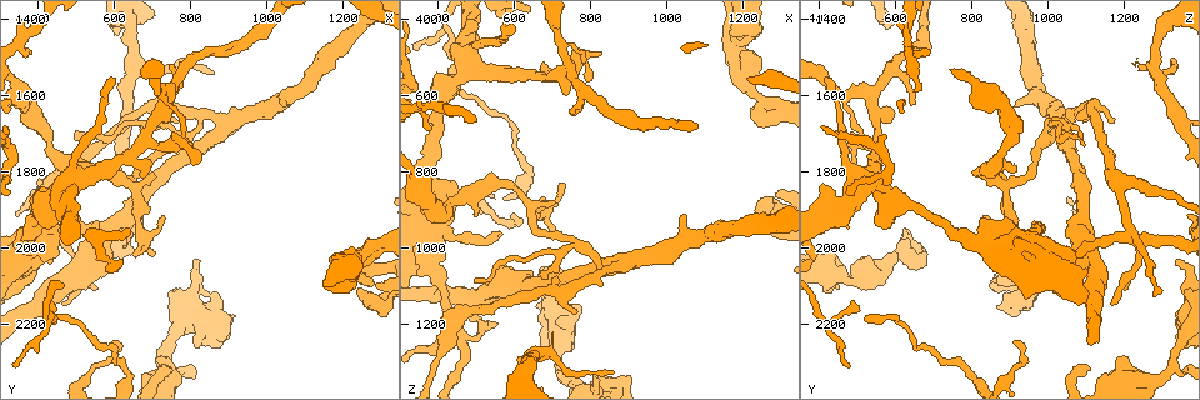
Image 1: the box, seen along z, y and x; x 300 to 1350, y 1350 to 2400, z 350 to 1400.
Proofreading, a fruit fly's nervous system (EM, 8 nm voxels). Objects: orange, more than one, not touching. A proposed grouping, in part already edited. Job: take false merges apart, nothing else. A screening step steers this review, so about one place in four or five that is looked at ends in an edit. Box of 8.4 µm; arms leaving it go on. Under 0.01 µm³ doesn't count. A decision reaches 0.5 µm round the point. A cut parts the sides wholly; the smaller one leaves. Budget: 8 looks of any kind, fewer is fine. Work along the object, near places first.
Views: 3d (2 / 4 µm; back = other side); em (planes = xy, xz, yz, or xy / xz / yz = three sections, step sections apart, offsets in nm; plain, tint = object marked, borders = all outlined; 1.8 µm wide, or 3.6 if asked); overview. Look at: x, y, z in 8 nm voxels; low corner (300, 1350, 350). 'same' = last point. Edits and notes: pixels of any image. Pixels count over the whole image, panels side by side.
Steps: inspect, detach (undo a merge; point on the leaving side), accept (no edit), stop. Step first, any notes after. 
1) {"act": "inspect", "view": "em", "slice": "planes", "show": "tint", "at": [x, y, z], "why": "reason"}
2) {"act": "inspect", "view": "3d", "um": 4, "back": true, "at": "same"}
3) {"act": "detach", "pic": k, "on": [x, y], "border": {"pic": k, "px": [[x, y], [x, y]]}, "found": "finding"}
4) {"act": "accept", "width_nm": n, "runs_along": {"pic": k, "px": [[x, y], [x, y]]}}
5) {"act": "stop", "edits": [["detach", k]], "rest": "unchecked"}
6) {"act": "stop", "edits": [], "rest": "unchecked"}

{"act": "inspect", "view": "3d", "um": 4, "at": [380, 2010, 970], "why": "sudden change in width"}

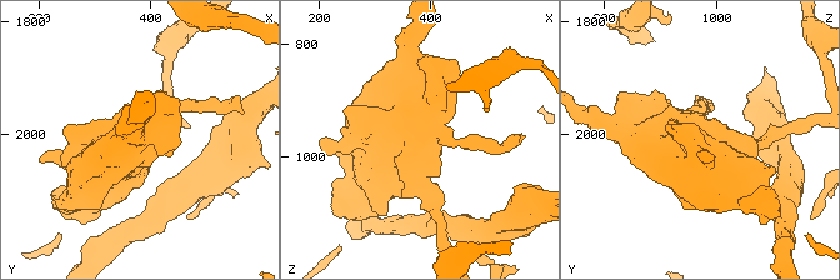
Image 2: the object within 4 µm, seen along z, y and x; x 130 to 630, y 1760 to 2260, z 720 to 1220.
{"act": "inspect", "view": "em", "um": 3.6, "slice": "planes", "show": "tint", "at": "same"}

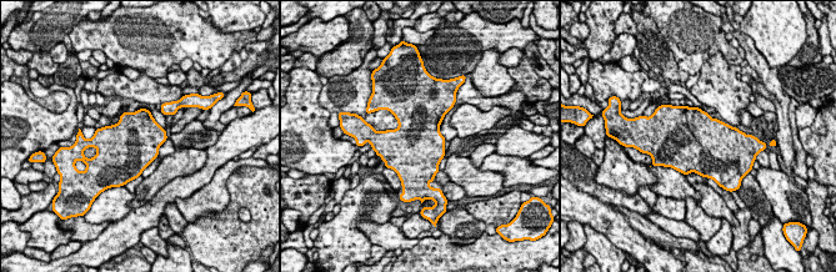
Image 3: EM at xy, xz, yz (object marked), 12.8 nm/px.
{"act": "accept", "found": "continuous, no second neuron"}

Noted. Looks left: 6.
{"act": "inspect", "view": "em", "slice": "planes", "show": "borders", "at": [650, 1835, 900], "why": "branch point"}

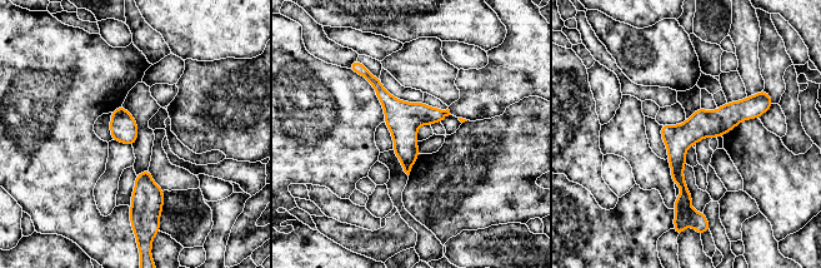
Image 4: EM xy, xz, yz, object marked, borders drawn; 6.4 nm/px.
{"act": "accept", "runs_along": {"pic": 4, "px": [[756, 98], [677, 148], [685, 208]]}, "found": "one neuron here"}

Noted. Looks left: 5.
{"act": "inspect", "view": "3d", "um": 2, "at": [825, 1650, 1075], "why": "thin neck"}

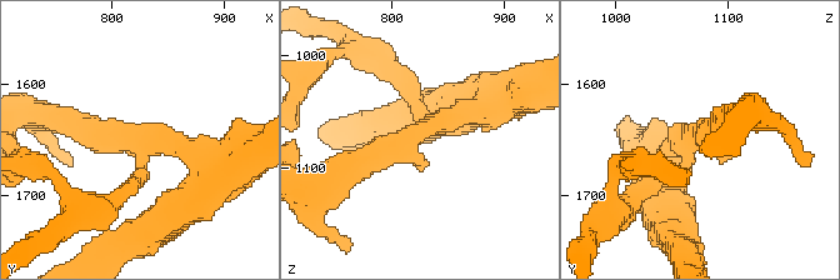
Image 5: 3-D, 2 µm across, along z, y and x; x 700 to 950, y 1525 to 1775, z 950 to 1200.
{"act": "inspect", "view": "em", "slice": "planes", "show": "tint", "at": [822, 1652, 1076], "arms": 3, "arm_widths_nm": [200, 200, 280], "why": "now the EM"}

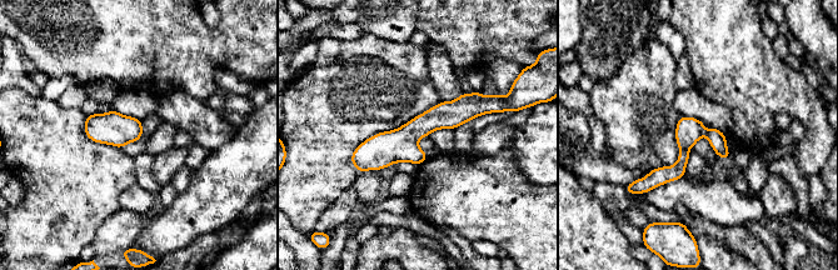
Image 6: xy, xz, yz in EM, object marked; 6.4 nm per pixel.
{"act": "detach", "pic": 6, "on": [658, 176], "width_nm": 170, "part_leaving": {"pic": 6, "px": [[686, 154], [672, 173], [641, 185]]}, "found": "a second neuron is stuck on"}

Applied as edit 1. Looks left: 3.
{"act": "inspect", "view": "3d", "um": 2, "at": [675, 1735, 555], "why": "three arms meet"}

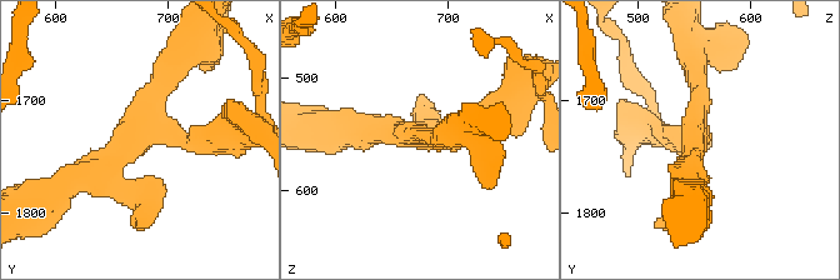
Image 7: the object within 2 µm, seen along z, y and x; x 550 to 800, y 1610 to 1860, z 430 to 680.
{"act": "inspect", "view": "em", "slice": "xy", "step": 4, "show": "tint", "at": [670, 1732, 548], "why": "now the EM"}

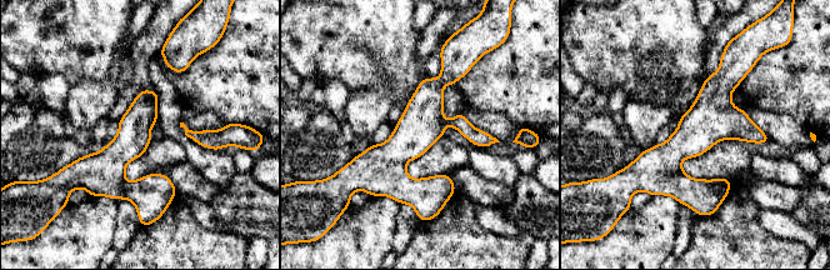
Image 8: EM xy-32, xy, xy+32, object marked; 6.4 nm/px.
{"act": "inspect", "view": "em", "slice": "planes", "show": "tint", "at": "same", "why": "cut it another way"}

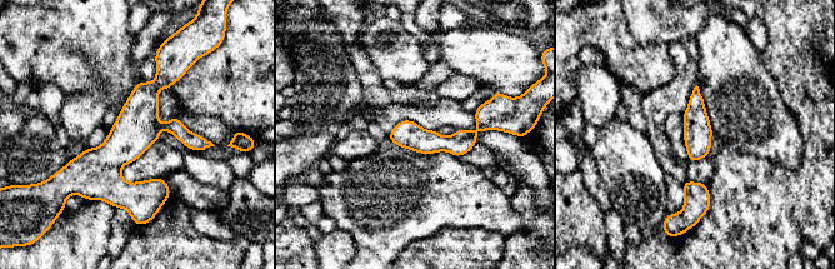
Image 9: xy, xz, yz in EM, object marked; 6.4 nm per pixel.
{"act": "accept", "runs_along": {"pic": 9, "px": [[161, 64], [114, 154], [114, 182], [141, 209]]}, "found": "one neuron here"}

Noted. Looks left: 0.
{"act": "stop", "edits": [["detach", 6]], "rest": "unchecked"}

